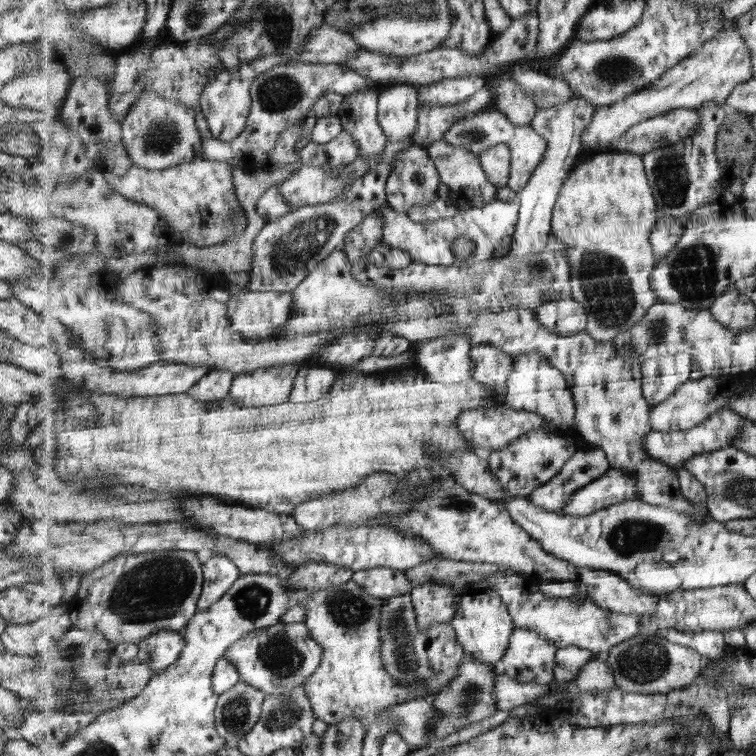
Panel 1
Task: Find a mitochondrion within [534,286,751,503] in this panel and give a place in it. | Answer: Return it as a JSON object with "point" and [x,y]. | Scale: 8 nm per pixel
{"point":[658,330]}

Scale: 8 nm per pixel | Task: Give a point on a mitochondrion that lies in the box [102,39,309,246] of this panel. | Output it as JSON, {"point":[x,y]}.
{"point":[278,93]}

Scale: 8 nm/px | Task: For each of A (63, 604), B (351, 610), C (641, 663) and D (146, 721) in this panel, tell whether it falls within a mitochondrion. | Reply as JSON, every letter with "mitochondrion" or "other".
{"A":"other","B":"mitochondrion","C":"mitochondrion","D":"other"}

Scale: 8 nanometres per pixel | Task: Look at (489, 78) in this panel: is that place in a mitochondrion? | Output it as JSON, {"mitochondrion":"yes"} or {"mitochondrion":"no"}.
{"mitochondrion":"no"}

